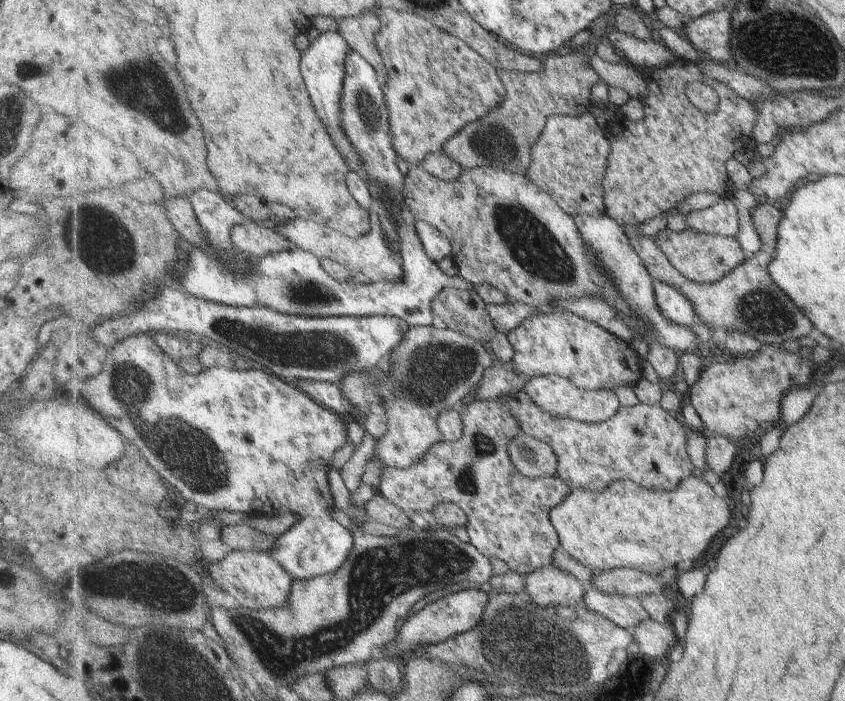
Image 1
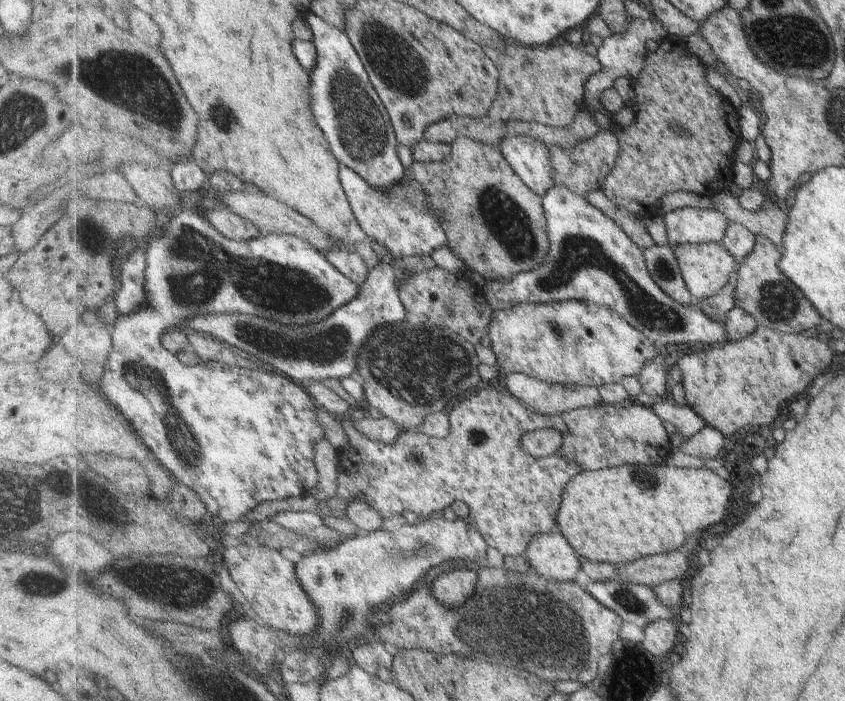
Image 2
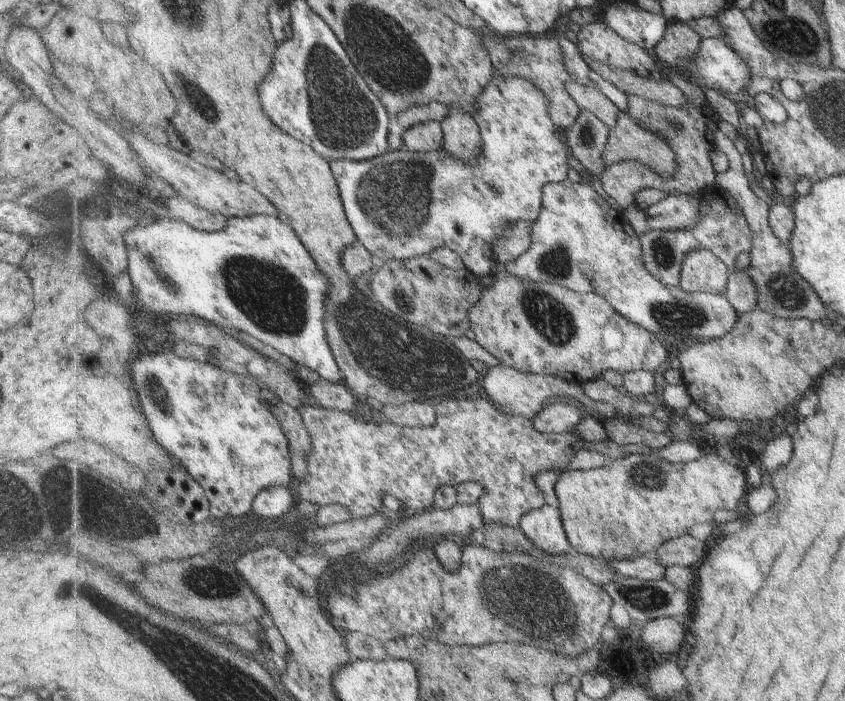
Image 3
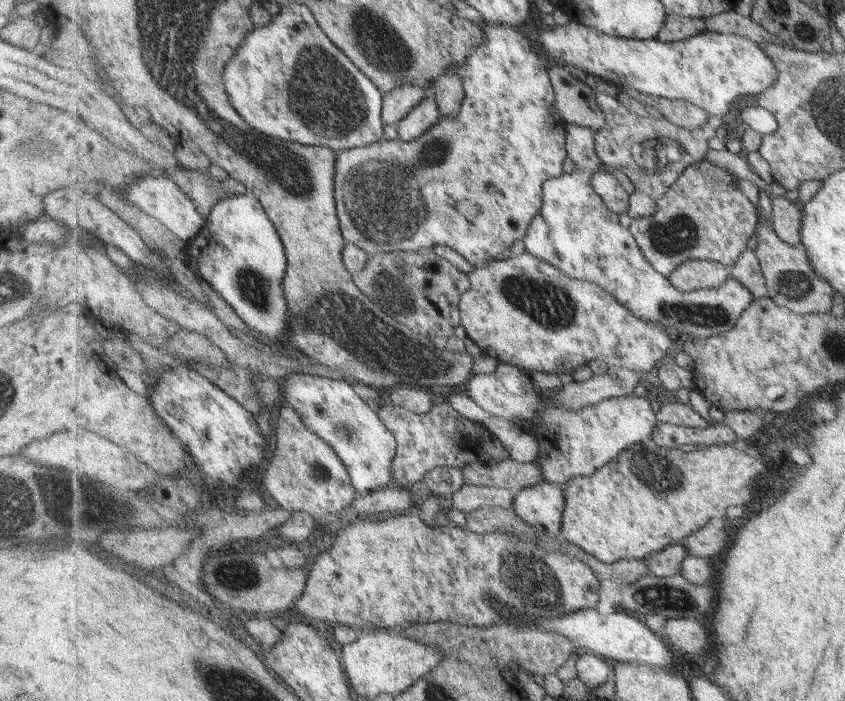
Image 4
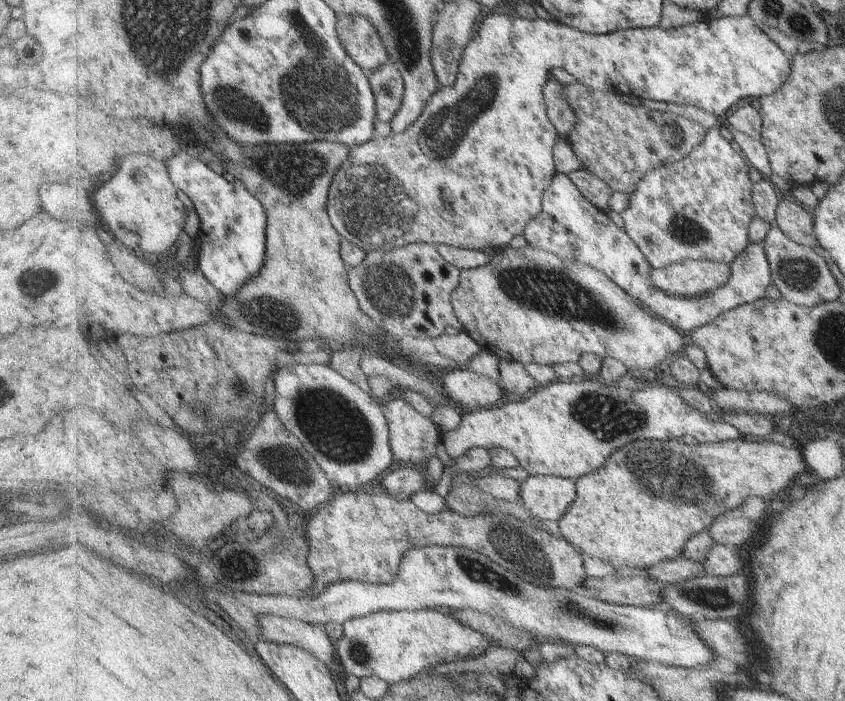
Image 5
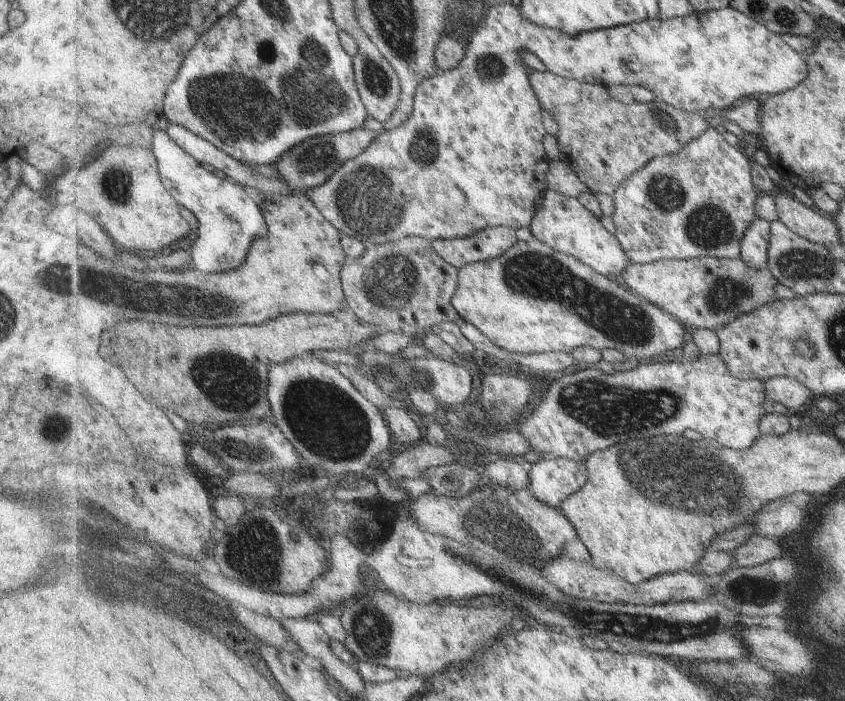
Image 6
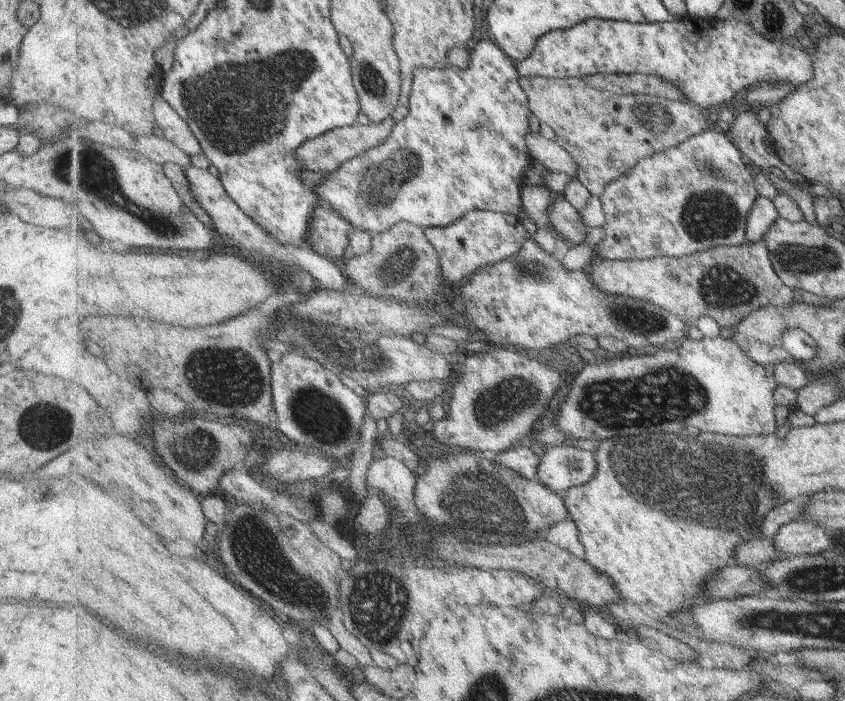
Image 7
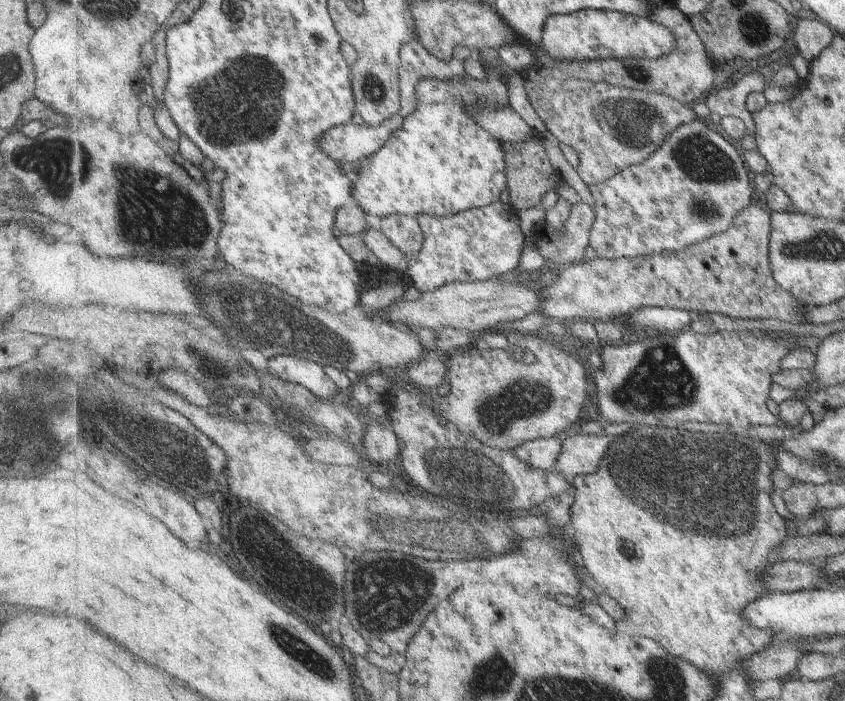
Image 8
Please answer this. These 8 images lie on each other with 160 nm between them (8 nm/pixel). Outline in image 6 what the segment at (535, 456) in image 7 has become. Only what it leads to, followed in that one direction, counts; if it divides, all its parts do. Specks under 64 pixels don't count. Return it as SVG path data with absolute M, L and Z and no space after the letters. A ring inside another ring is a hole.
M501 457L490 463L484 473L488 475L486 478L495 480L495 484L511 486L513 490L525 490L530 486L529 469L518 458Z

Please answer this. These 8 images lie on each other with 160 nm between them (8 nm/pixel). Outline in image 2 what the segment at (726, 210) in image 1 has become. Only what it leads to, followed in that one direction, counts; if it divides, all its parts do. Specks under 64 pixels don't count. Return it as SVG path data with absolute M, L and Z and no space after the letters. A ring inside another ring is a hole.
M682 207L664 215L671 245L723 242L730 223L725 213L717 209Z

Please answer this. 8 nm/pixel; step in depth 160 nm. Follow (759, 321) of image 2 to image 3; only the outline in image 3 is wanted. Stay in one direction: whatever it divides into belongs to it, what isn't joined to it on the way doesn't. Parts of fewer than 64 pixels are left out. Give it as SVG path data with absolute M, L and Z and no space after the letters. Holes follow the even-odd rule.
M769 195L769 200L737 200L742 209L742 213L746 217L746 222L752 230L752 245L751 250L748 250L749 263L744 269L746 275L753 283L756 292L757 307L760 311L770 312L773 316L782 319L809 319L810 321L820 321L825 319L823 302L817 297L811 286L807 284L806 280L801 278L795 270L791 270L791 256L789 250L783 244L775 244L773 234L767 228L767 204L765 202L772 201L772 196Z

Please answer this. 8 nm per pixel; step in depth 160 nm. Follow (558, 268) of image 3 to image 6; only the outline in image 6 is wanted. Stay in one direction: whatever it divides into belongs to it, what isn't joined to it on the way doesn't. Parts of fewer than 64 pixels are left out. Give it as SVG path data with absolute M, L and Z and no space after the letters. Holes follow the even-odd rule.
M549 188L546 190L542 209L536 212L530 229L535 239L547 243L556 251L576 256L610 278L619 280L633 265L617 235L609 232L605 225L601 224L598 215L583 206L578 198L567 196L557 190ZM756 218L753 224L746 229L745 236L741 238L741 252L738 258L746 262L751 268L767 270L766 262L768 258L766 257L766 250L769 244L769 230L770 224L767 221Z

